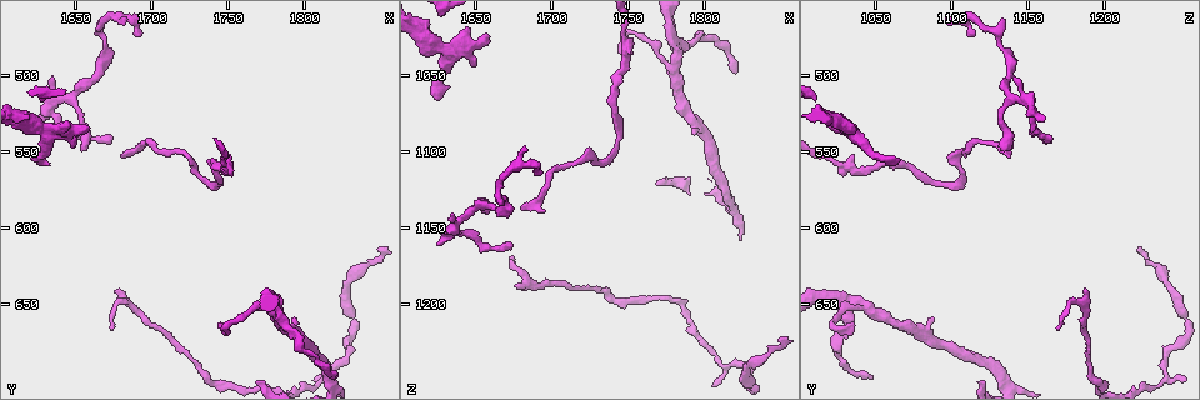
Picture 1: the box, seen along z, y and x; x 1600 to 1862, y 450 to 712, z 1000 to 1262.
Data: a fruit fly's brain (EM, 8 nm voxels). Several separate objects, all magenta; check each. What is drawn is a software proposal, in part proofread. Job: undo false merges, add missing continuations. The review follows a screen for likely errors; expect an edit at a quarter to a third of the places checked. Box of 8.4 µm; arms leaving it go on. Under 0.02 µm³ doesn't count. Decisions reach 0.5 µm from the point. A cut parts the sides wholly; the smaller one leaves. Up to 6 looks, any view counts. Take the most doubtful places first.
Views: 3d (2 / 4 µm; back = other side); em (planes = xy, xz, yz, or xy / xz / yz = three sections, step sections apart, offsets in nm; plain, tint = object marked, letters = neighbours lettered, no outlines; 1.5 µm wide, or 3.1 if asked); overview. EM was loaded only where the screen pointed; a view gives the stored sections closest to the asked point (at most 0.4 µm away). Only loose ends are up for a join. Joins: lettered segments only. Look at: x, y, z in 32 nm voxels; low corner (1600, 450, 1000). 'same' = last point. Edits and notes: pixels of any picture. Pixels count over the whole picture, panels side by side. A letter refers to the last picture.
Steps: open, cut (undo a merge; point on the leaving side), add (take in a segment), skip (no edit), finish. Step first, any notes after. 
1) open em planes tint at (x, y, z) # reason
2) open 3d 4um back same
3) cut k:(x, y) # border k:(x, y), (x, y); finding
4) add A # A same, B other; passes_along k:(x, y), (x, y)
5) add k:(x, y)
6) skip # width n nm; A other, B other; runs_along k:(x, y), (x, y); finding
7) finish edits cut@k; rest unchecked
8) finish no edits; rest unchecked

open 3d 2um at (1674, 666, 1170) # an open end

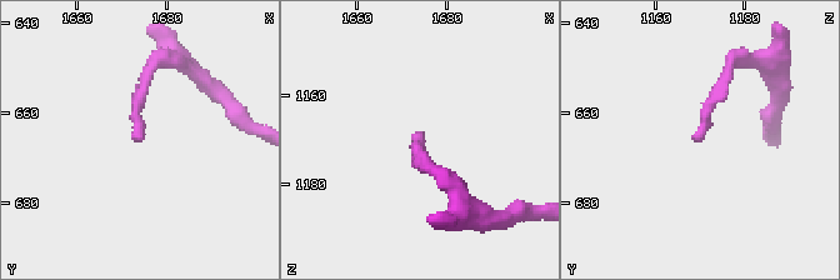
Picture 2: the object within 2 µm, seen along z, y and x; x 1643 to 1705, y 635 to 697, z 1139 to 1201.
open em xy step 4 letters at (1672, 667, 1171) # shape alone is not enough

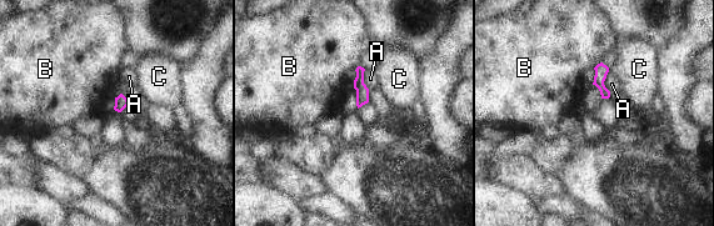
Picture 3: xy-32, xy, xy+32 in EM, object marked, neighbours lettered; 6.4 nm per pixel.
skip # A other, B other, C other; border 3:(353, 81), (354, 88); no lettered segment goes on from it

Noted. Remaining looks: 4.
open em planes letters at (1680, 552, 1138) # tapers out

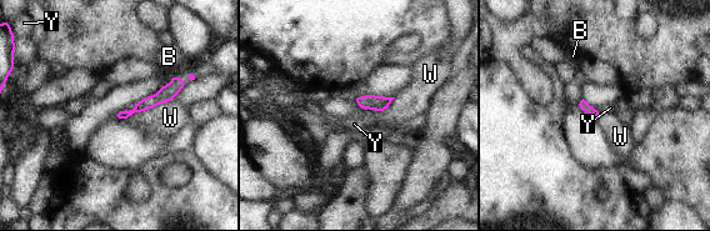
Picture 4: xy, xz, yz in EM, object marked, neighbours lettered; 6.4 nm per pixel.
add Y # B other, W other, Y same; passes_along 4:(369, 101), (373, 109), (354, 124); it goes on there

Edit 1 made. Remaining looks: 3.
open em yz step 8 tint at (1744, 664, 1036) # thin end

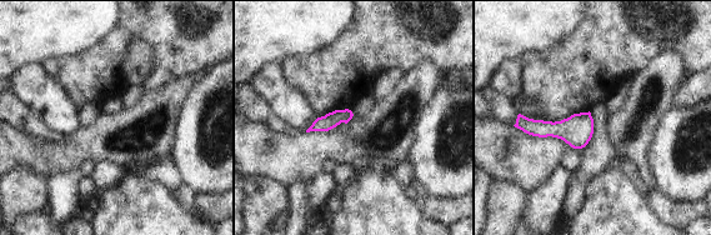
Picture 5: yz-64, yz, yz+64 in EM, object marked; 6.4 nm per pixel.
open em xy step 8 tint same

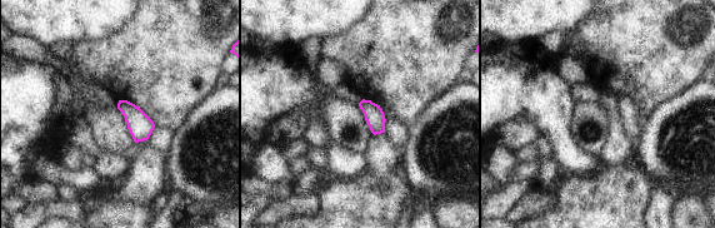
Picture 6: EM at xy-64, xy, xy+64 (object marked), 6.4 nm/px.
open em xy step 8 letters same

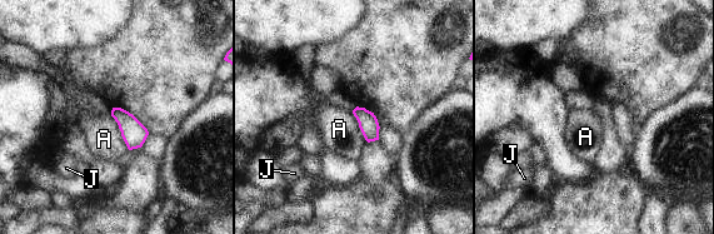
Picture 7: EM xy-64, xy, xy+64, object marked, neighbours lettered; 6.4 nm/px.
skip # A other, J other; border 7:(110, 115), (129, 149); no lettered segment goes on from it

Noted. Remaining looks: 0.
finish edits add@4; rest unchecked

